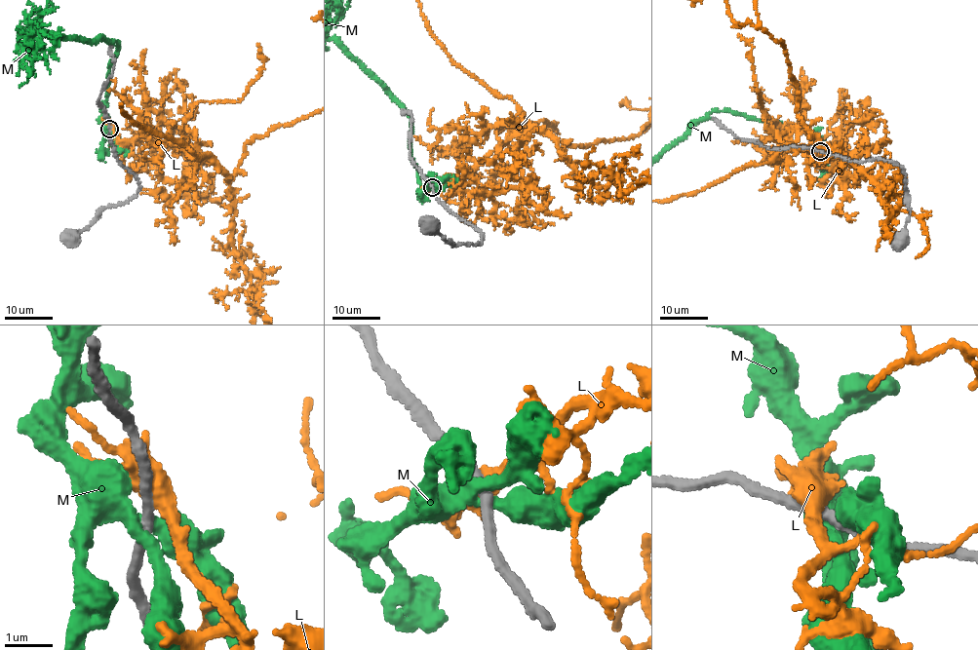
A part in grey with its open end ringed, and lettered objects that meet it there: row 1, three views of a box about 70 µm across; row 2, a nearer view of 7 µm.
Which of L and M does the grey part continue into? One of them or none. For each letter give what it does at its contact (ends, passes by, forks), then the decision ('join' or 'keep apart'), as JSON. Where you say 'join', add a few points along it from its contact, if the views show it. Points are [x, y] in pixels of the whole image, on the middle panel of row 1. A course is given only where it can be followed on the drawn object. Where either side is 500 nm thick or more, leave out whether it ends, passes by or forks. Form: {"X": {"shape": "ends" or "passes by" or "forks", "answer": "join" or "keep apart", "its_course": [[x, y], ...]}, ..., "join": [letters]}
{"L": {"shape": "forks", "answer": "keep apart"}, "M": {"shape": "forks", "answer": "join"}, "join": ["M"]}

